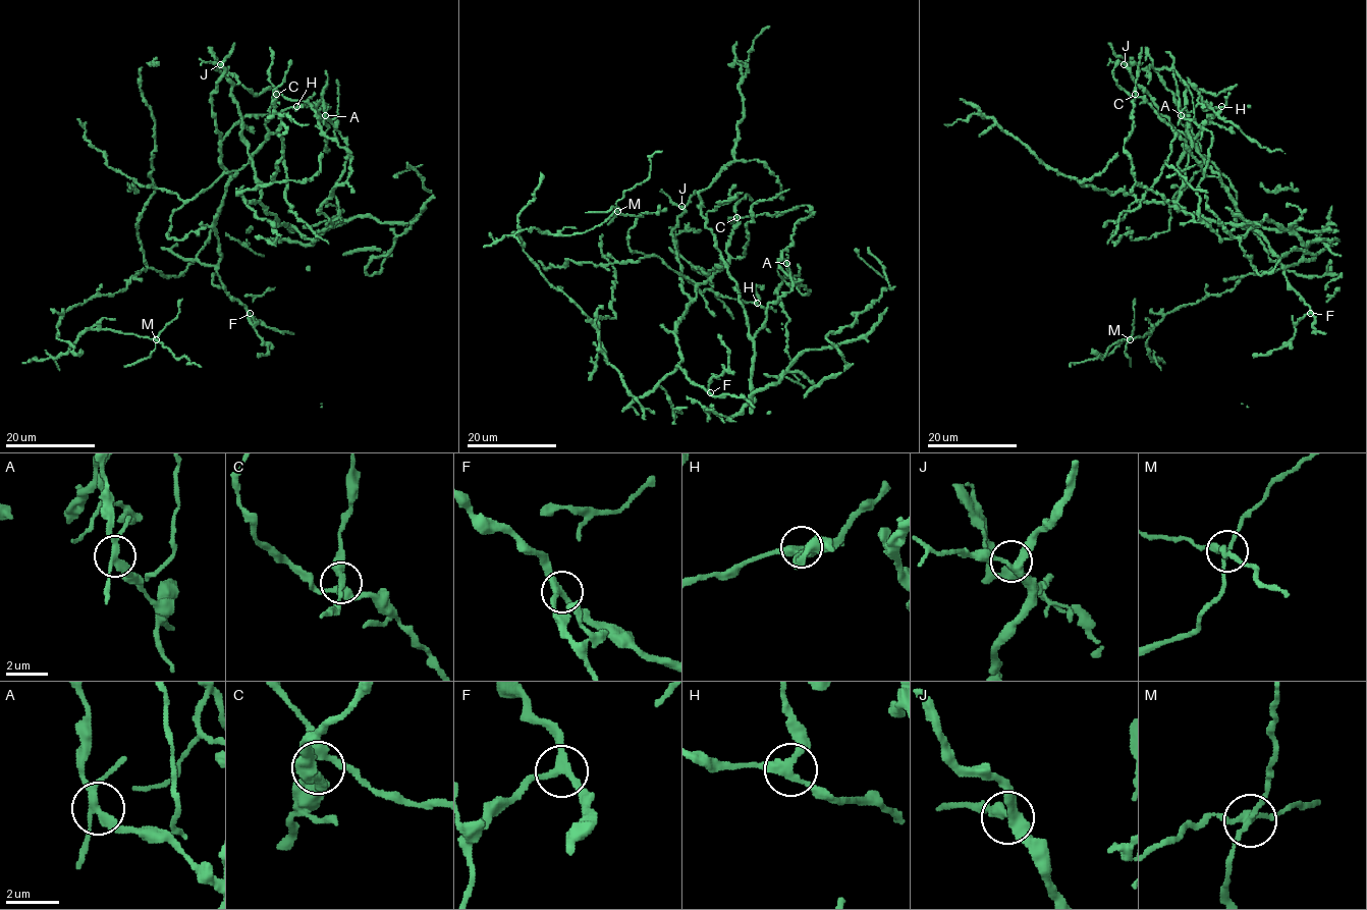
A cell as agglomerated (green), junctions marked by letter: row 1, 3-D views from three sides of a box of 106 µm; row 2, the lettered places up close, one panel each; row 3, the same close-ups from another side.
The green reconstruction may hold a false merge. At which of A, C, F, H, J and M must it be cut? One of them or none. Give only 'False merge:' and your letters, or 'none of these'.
False merge: M

